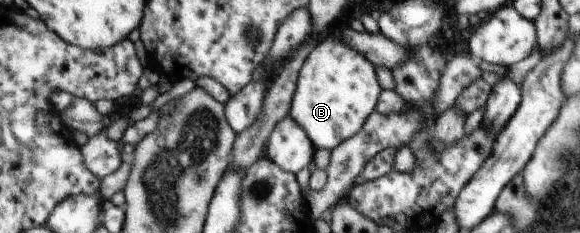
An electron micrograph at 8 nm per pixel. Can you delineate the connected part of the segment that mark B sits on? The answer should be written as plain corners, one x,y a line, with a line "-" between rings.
329,35
304,60
289,114
305,128
315,149
330,151
361,130
381,94
376,66
365,54
337,38

